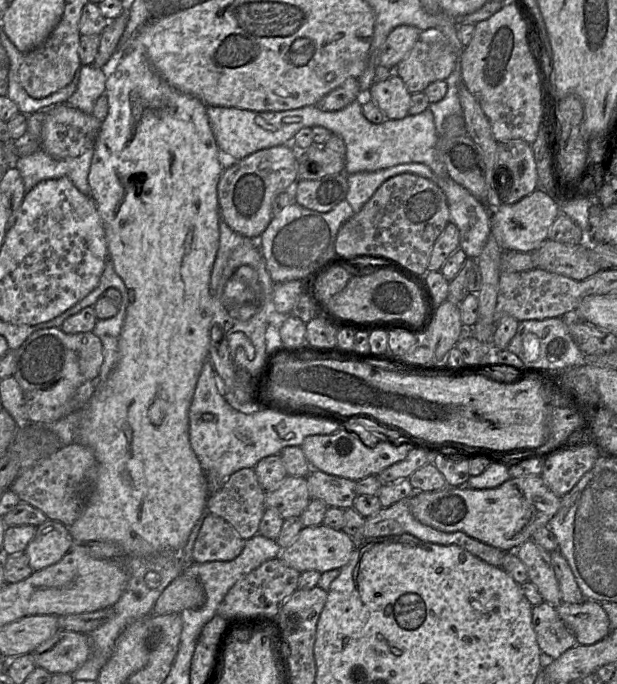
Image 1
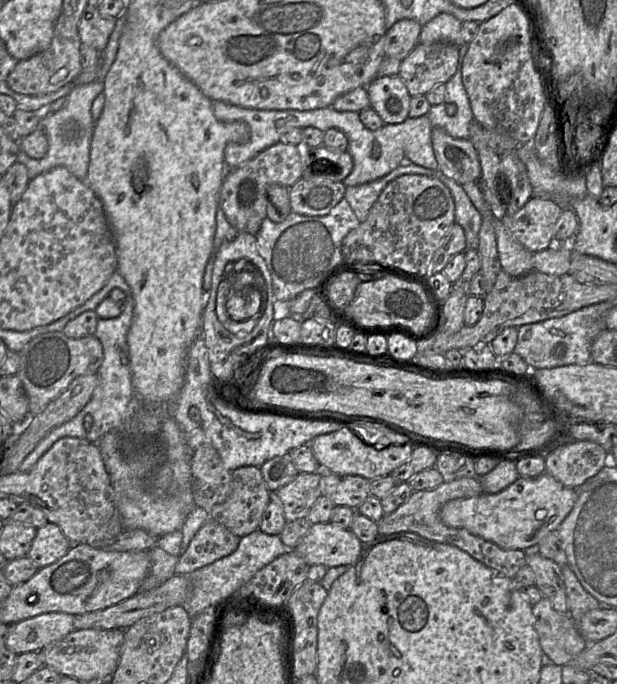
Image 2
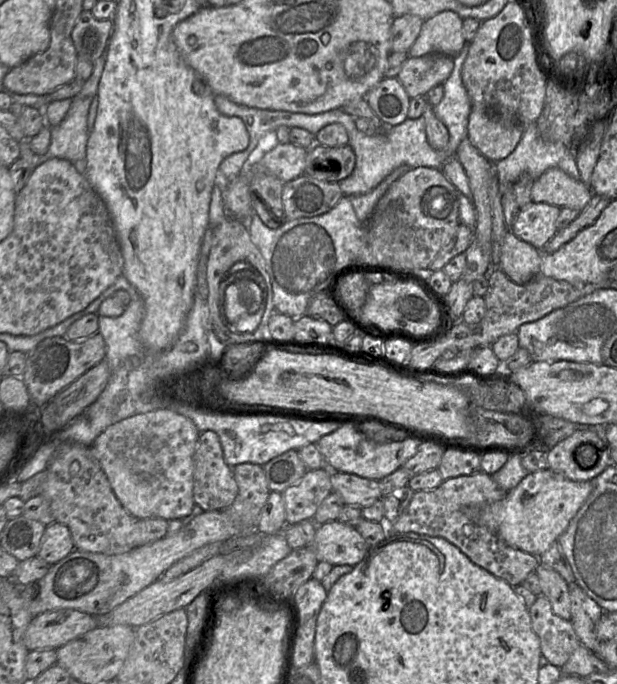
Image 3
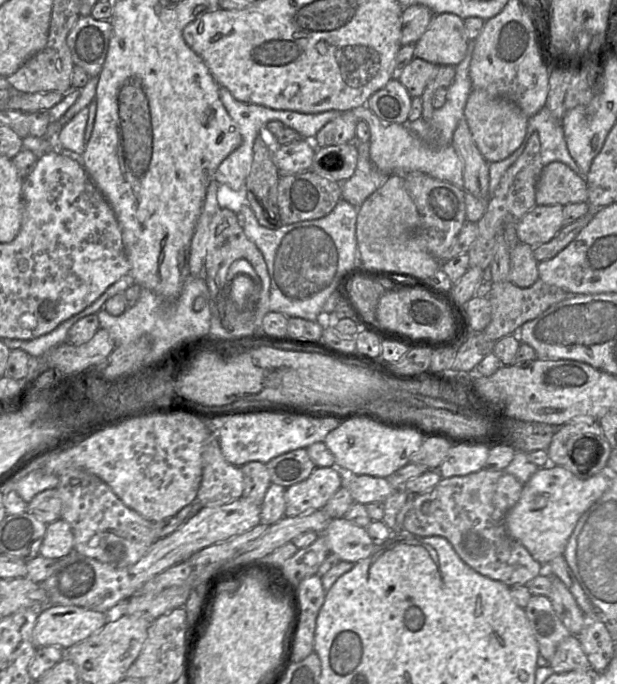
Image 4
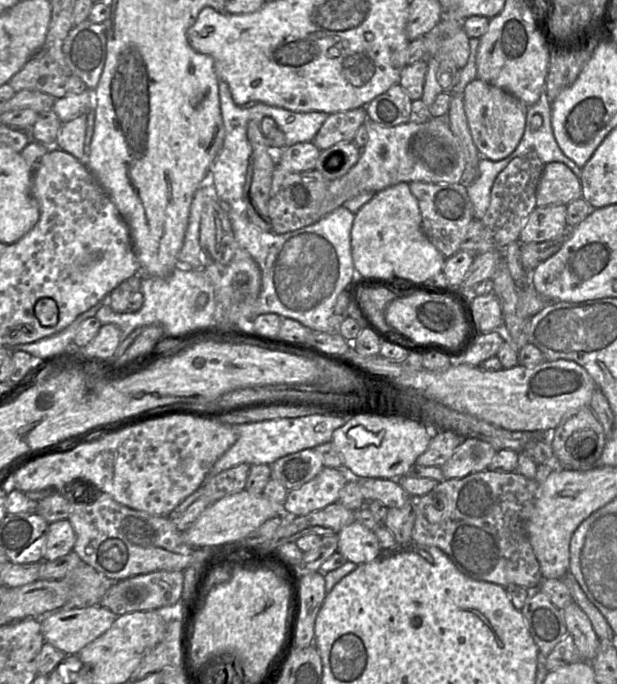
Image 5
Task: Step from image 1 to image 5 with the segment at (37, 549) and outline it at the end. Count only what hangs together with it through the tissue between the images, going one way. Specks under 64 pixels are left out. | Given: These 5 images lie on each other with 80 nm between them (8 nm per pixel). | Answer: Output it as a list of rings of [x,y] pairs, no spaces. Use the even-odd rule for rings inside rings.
[[[68,519],[50,523],[45,534],[43,561],[54,561],[74,549],[76,534]]]

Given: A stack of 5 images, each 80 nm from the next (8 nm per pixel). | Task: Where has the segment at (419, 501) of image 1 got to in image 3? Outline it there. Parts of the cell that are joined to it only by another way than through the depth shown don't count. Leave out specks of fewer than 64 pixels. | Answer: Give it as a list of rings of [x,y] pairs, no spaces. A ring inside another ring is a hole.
[[[547,468],[528,473],[516,487],[507,492],[503,499],[491,504],[463,507],[462,512],[476,524],[490,529],[506,544],[539,557],[559,539],[592,489],[592,481],[571,481],[562,474]]]

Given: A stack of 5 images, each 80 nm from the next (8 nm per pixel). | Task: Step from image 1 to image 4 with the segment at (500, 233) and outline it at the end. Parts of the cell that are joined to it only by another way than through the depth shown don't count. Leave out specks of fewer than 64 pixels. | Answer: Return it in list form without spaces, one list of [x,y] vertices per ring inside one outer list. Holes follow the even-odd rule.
[[[536,205],[517,224],[521,243],[537,247],[551,241],[564,227],[561,205]]]

